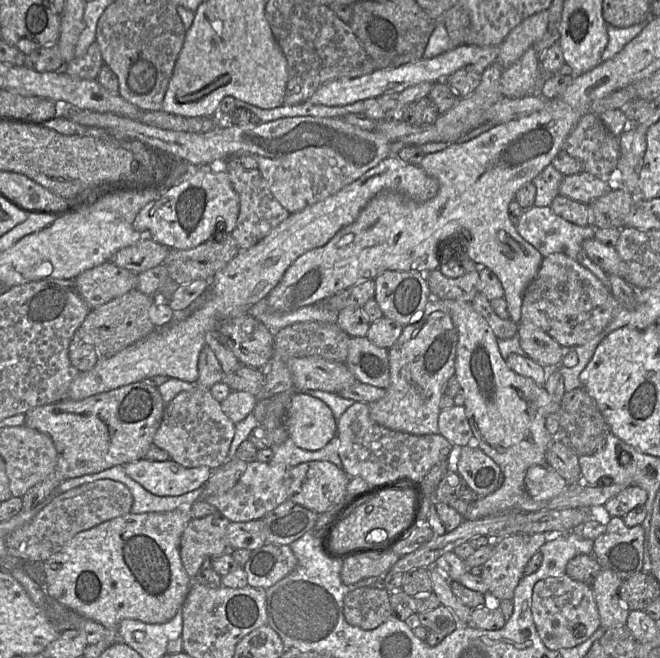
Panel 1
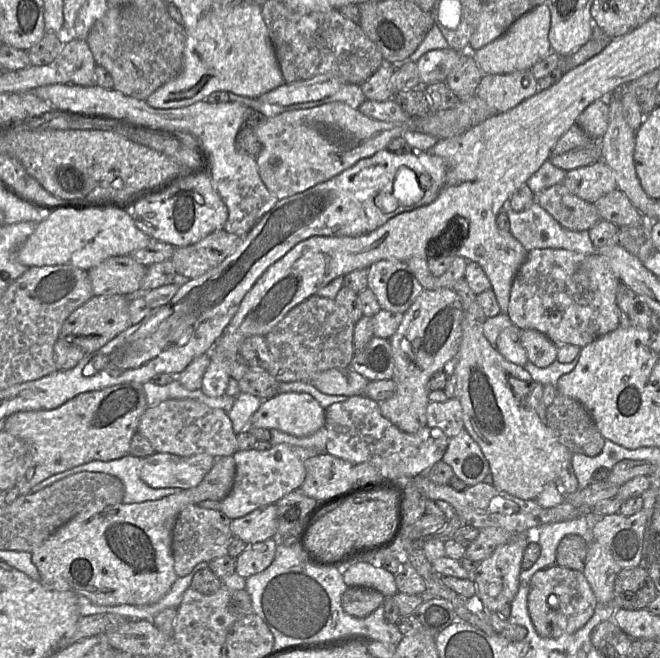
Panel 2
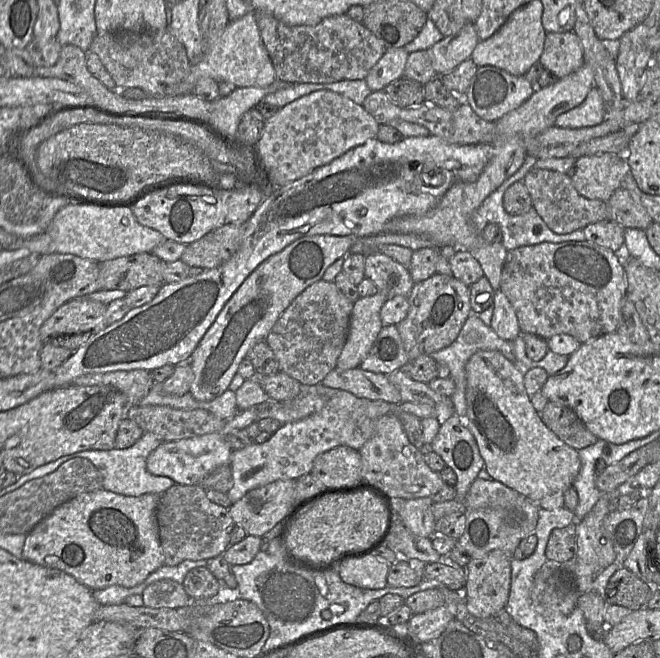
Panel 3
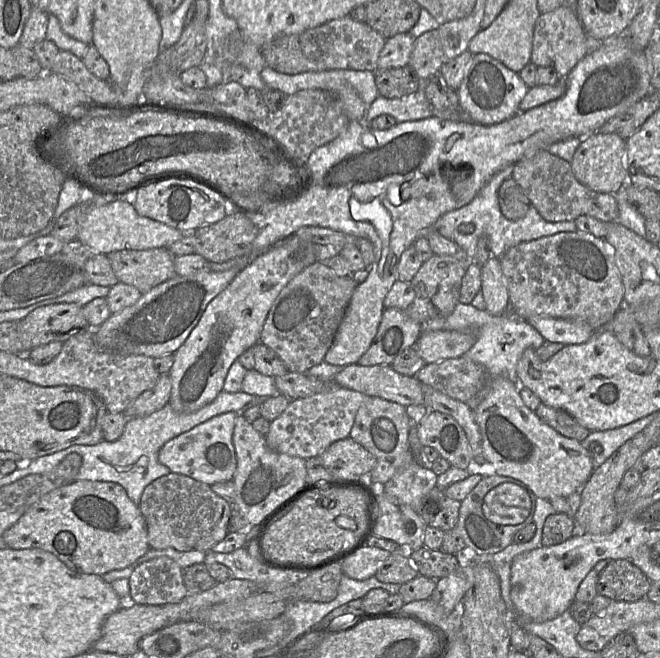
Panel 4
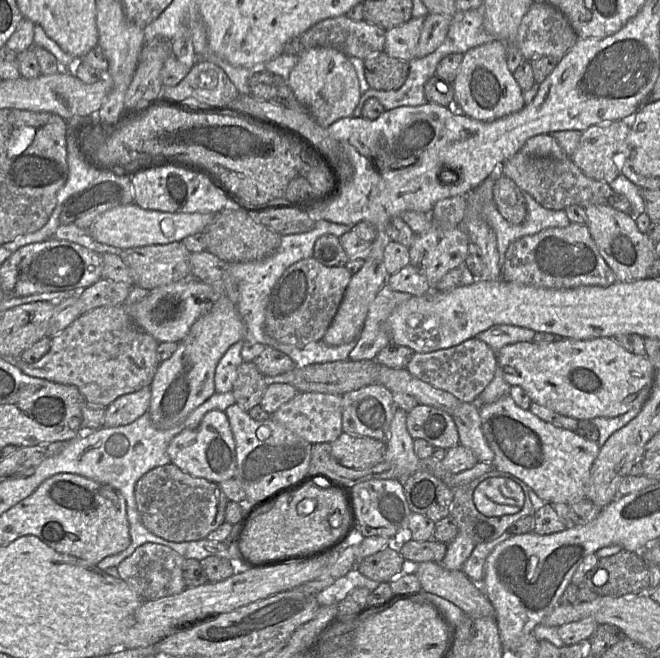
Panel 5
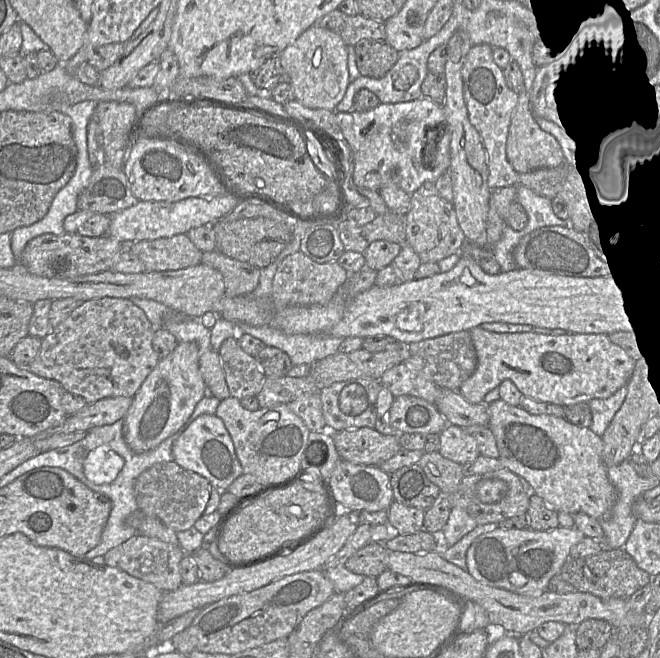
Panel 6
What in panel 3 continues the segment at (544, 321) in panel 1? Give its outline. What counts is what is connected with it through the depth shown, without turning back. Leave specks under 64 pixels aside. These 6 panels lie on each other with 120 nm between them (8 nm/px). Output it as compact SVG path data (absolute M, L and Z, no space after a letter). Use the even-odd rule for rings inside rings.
M587 240L543 242L508 251L500 286L515 311L522 333L532 333L544 339L556 334L568 334L581 344L617 330L626 288L620 255Z

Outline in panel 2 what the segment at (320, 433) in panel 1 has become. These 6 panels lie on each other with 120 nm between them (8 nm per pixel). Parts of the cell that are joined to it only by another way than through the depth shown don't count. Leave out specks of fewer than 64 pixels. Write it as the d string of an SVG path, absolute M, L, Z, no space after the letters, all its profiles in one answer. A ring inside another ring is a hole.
M278 393L262 400L249 425L277 429L295 437L307 437L325 427L325 409L310 394Z

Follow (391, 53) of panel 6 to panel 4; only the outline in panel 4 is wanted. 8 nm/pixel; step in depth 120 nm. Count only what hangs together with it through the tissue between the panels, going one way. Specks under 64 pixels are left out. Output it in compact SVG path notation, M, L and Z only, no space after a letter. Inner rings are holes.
M409 66L375 71L375 83L382 97L394 99L417 91L419 77Z

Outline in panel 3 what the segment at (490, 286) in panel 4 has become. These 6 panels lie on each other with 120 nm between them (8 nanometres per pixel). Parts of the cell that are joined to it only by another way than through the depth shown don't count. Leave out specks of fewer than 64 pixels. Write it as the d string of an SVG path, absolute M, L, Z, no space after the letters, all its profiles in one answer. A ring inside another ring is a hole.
M500 289L494 291L490 327L500 338L507 341L514 341L521 333L515 311Z

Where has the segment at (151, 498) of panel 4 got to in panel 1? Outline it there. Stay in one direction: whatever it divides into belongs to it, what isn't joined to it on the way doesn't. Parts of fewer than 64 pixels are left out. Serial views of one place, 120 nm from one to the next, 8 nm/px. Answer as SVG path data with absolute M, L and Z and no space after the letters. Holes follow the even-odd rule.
M221 513L192 518L180 542L180 556L187 574L193 579L209 557L230 553L227 528L230 521Z

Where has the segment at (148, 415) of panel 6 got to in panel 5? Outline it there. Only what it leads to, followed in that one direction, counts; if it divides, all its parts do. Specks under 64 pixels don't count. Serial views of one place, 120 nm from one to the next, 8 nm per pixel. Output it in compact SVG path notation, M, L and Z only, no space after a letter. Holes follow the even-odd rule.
M222 294L178 342L173 355L160 362L149 386L151 399L147 413L153 425L163 430L177 426L209 399L215 393L214 375L219 360L230 346L245 338L246 326L236 304Z

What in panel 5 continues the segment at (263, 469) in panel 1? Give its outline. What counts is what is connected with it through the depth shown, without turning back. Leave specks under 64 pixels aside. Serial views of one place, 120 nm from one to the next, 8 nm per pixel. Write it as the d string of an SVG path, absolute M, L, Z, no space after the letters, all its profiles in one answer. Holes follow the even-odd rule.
M298 393L290 401L281 405L271 417L275 422L311 444L331 443L343 432L342 397L339 394Z

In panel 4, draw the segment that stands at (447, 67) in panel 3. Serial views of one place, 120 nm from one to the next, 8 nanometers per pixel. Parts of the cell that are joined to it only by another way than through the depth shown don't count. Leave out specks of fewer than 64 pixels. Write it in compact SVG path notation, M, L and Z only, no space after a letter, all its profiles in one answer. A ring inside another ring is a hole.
M475 5L468 16L441 24L439 34L446 60L468 51L471 39L481 30L484 9Z

